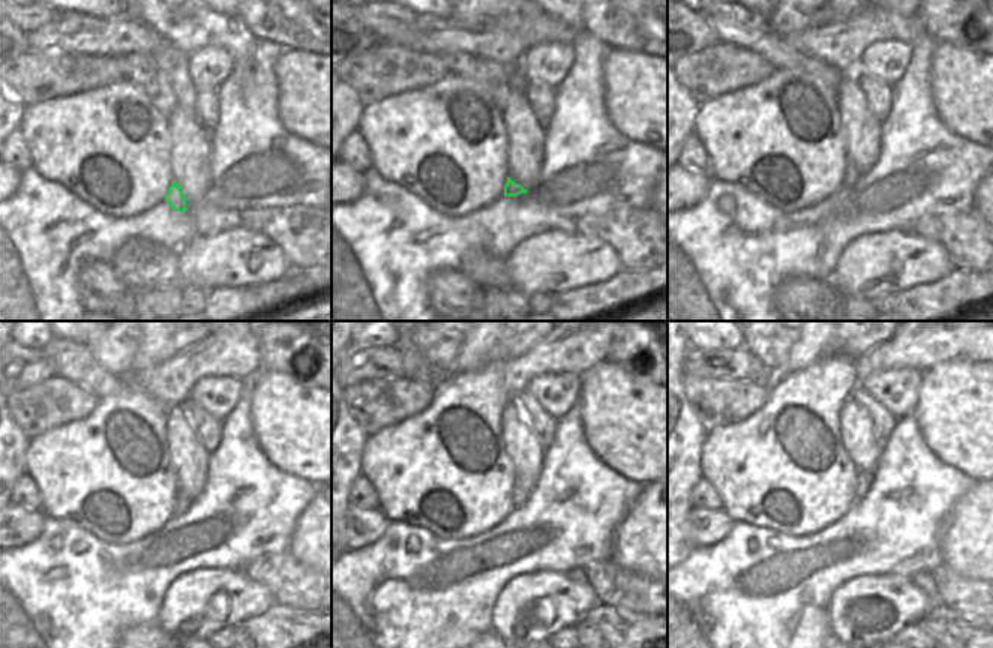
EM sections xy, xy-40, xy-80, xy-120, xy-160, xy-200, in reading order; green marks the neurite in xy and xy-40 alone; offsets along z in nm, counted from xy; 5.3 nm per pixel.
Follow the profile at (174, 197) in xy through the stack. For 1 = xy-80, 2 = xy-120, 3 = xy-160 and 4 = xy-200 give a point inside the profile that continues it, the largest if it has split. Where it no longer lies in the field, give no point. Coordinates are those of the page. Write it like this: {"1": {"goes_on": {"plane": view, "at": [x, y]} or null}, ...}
{"1": {"goes_on": {"plane": "xy-80", "at": [852, 173]}}, "2": {"goes_on": {"plane": "xy-120", "at": [180, 501]}}, "3": {"goes_on": {"plane": "xy-160", "at": [521, 492]}}, "4": {"goes_on": {"plane": "xy-200", "at": [864, 479]}}}

